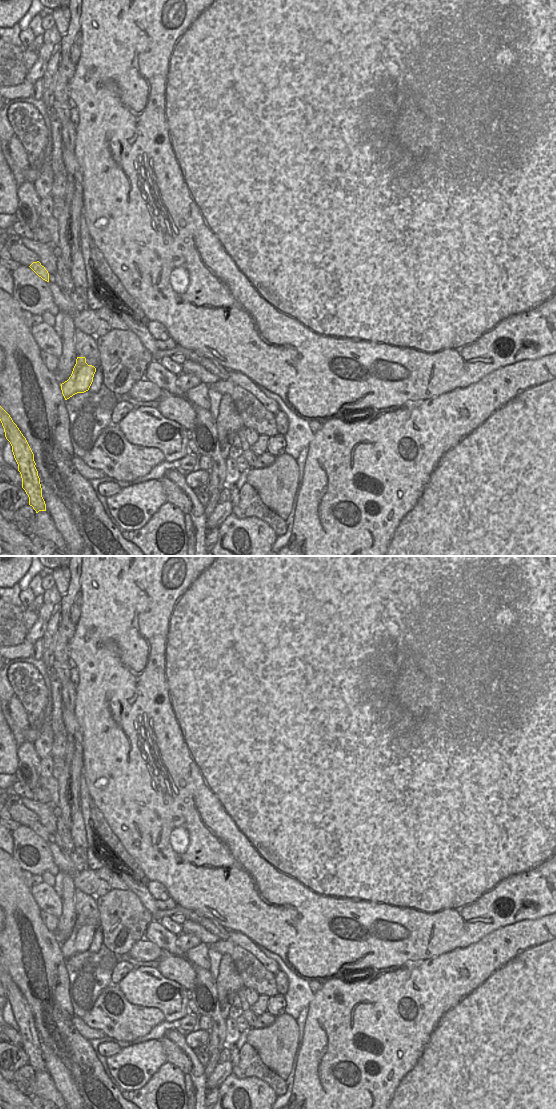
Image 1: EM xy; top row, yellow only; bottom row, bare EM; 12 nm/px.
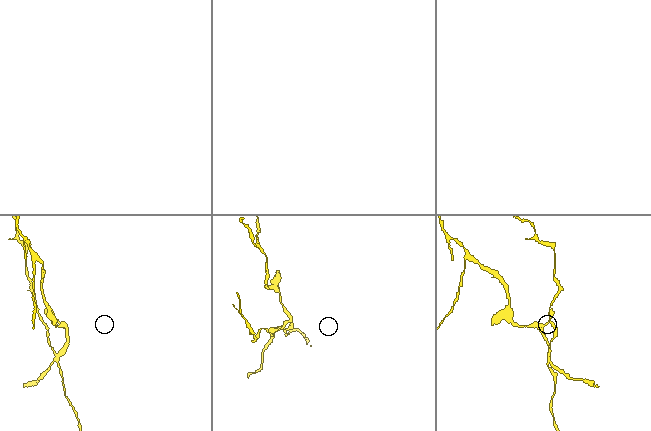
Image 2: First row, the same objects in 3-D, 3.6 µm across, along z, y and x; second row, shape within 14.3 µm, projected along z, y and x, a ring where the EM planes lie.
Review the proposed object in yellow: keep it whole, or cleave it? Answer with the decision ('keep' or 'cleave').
cleave

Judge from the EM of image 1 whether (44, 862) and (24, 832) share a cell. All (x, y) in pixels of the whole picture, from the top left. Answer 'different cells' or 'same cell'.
same cell

